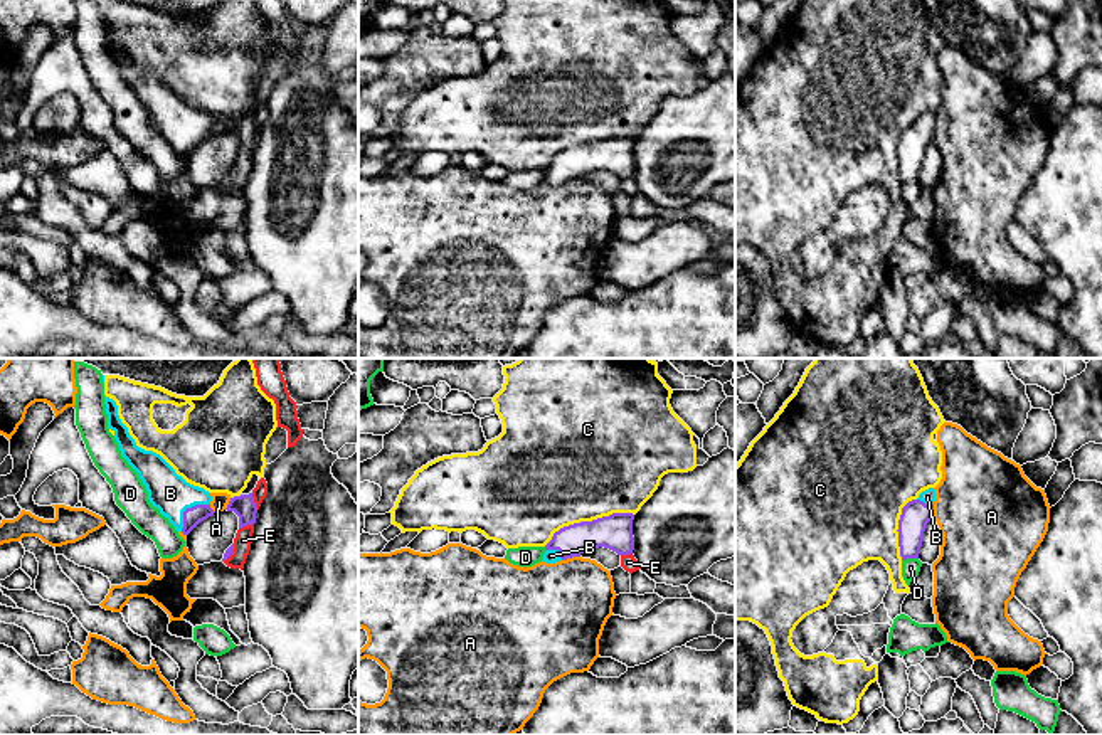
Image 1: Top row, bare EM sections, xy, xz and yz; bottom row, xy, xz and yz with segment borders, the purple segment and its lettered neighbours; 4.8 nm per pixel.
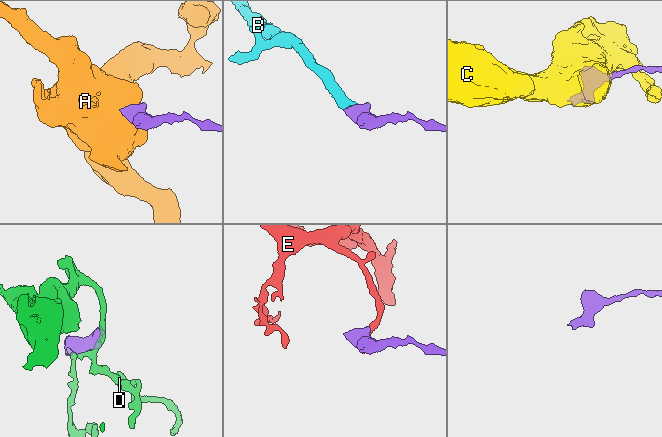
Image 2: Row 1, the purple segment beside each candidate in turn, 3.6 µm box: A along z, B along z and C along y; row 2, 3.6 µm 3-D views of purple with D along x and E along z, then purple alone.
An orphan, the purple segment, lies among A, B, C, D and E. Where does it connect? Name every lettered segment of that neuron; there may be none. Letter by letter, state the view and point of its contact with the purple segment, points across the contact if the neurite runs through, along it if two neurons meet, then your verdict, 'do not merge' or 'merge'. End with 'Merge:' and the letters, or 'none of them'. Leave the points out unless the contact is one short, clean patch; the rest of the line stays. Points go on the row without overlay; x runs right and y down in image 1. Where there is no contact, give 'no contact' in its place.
A: xz (571, 180) | along xz (579, 179), (562, 184) | do not merge
B: xy (187, 132) | across xy (192, 140), (187, 132), (170, 116) | merge
C: xz (588, 145) | do not merge
D: yz (909, 180) | do not merge
E: xy (253, 125) | along xy (251, 116), (258, 132) | do not merge
Merge: B

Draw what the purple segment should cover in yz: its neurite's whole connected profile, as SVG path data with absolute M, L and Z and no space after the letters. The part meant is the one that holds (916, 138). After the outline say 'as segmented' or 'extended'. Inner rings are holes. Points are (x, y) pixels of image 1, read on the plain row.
M929 111L902 131L898 143L898 170L902 183L919 182L927 146L934 143L935 113Z; extended

